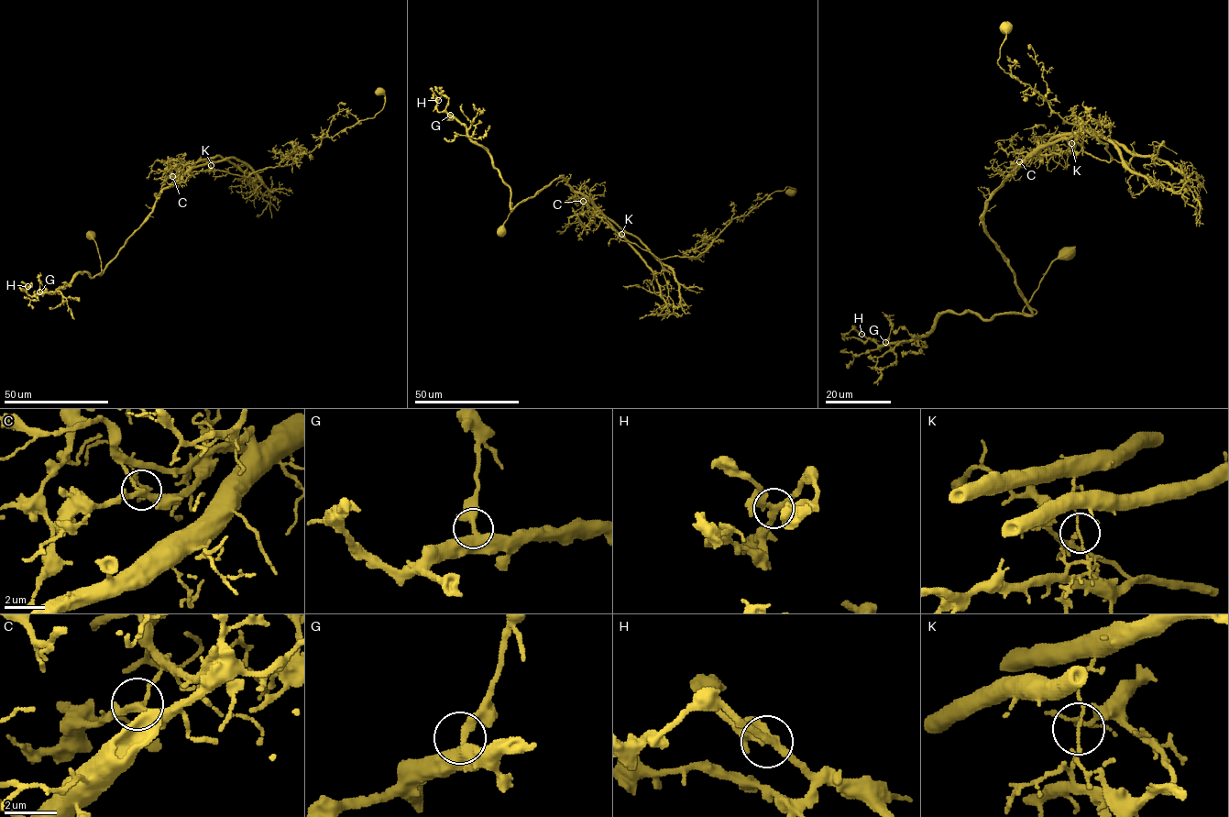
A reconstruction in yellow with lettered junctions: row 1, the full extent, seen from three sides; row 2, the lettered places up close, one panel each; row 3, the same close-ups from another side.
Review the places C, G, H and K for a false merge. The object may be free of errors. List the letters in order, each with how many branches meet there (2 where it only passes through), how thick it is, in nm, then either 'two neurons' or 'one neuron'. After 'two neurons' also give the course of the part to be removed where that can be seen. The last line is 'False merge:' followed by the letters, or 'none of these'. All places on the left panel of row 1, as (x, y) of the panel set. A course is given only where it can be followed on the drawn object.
C: 3 branches meet; 240 nm thick; one neuron
G: 2 branches meet; 460 nm thick; one neuron
H: 3 branches meet; 280 nm thick; one neuron
K: 2 branches meet; 100 nm thick; two neurons; foreign part runs (211, 165), (214, 171), (247, 177), (293, 164), (323, 138), (372, 118), (385, 102), (385, 95), (375, 92)
False merge: K

